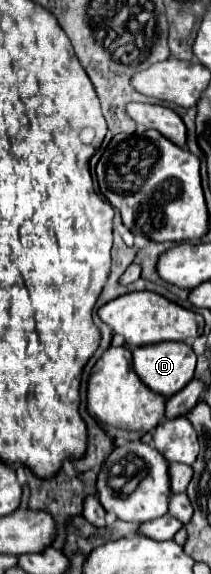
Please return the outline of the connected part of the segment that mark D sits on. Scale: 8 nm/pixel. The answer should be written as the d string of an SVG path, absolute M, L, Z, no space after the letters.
M163 341L157 345L143 345L133 349L133 369L151 391L169 399L193 379L195 353L187 343L181 343L181 341Z

